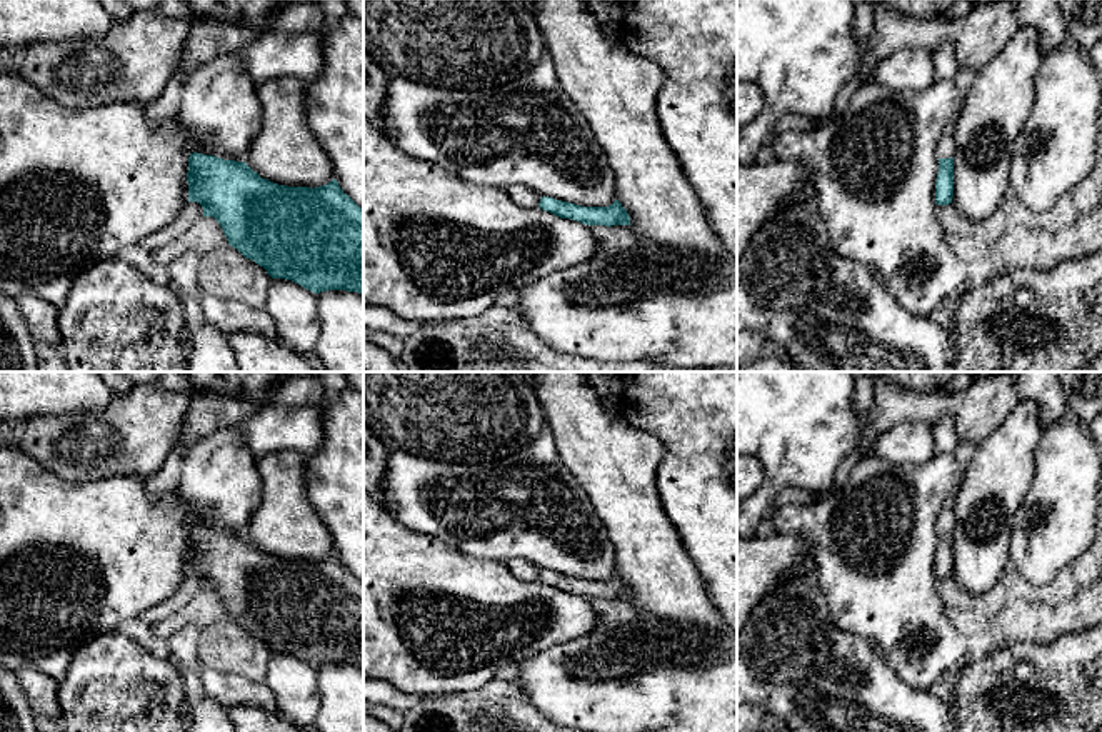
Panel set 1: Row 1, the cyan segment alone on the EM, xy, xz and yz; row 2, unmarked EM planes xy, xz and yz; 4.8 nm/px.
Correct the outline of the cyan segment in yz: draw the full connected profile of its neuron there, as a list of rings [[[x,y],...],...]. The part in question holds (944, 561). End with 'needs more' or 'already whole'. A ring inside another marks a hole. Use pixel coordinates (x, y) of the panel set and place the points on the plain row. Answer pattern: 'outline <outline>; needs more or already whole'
outline [[[945,502],[937,517],[939,547],[935,555],[935,577],[949,579],[954,570],[954,515]]]; needs more

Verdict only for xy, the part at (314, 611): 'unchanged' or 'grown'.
unchanged

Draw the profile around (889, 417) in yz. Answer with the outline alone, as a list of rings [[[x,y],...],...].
[[[865,372],[872,382],[874,410],[864,429],[860,445],[864,457],[874,454],[877,439],[902,420],[935,424],[952,417],[959,440],[977,445],[1004,424],[1020,402],[1015,379],[1009,374],[985,374],[960,390],[922,394],[890,382],[887,372]]]

